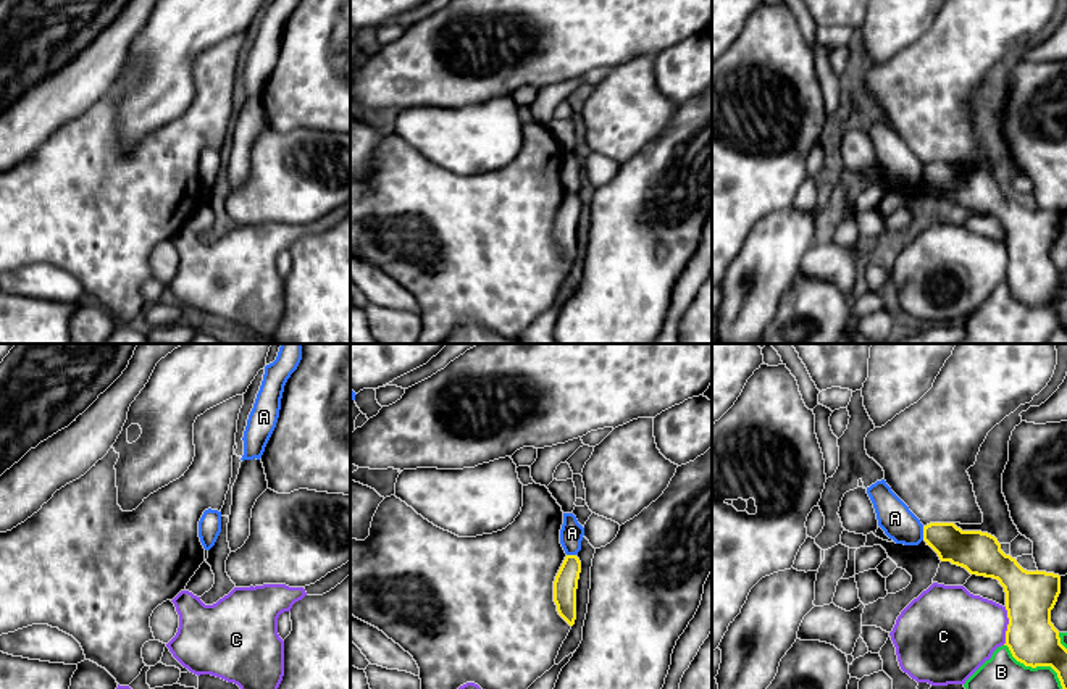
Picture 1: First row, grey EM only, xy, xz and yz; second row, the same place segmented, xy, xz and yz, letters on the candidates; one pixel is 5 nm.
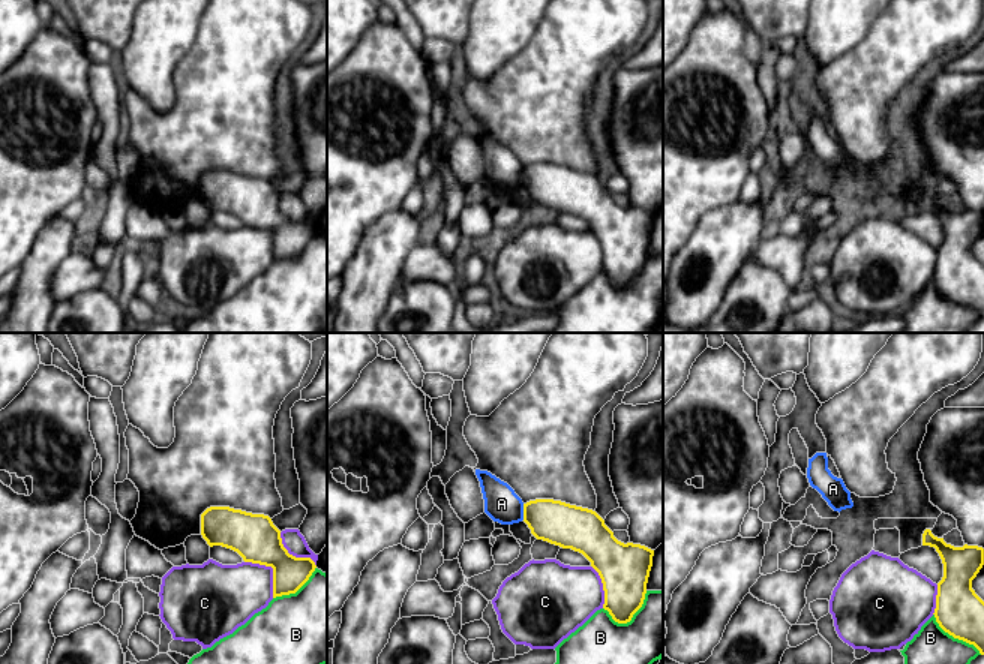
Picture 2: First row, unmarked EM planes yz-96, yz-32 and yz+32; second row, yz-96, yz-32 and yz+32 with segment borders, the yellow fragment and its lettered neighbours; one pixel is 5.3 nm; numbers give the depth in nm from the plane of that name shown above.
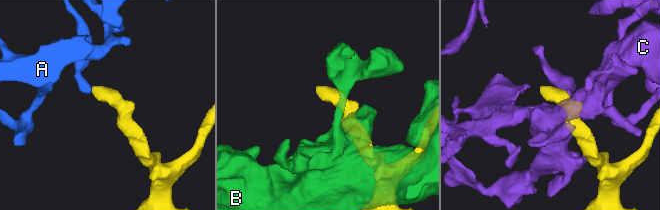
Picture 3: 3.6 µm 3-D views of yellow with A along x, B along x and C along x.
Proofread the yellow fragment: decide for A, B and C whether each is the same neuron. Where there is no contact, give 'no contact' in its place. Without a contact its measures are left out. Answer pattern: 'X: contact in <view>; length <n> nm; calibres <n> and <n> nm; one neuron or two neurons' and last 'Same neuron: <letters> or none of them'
A: contact in yz; length 70 nm; calibres 190 and 170 nm; two neurons
B: contact in yz; length 380 nm; calibres 260 and 420 nm; two neurons
C: contact in yz; length 190 nm; calibres 260 and 400 nm; two neurons
Same neuron: none of them

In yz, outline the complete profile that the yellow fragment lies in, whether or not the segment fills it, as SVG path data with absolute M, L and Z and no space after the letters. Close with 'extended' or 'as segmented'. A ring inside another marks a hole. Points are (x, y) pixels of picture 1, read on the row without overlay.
M954 161L923 165L923 179L941 200L965 207L970 213L998 218L1006 231L1006 282L1025 305L1051 305L1067 331L1067 287L1051 261L1051 248L1061 232L1061 215L1027 210L1001 189L998 177L981 169L962 169Z; as segmented

